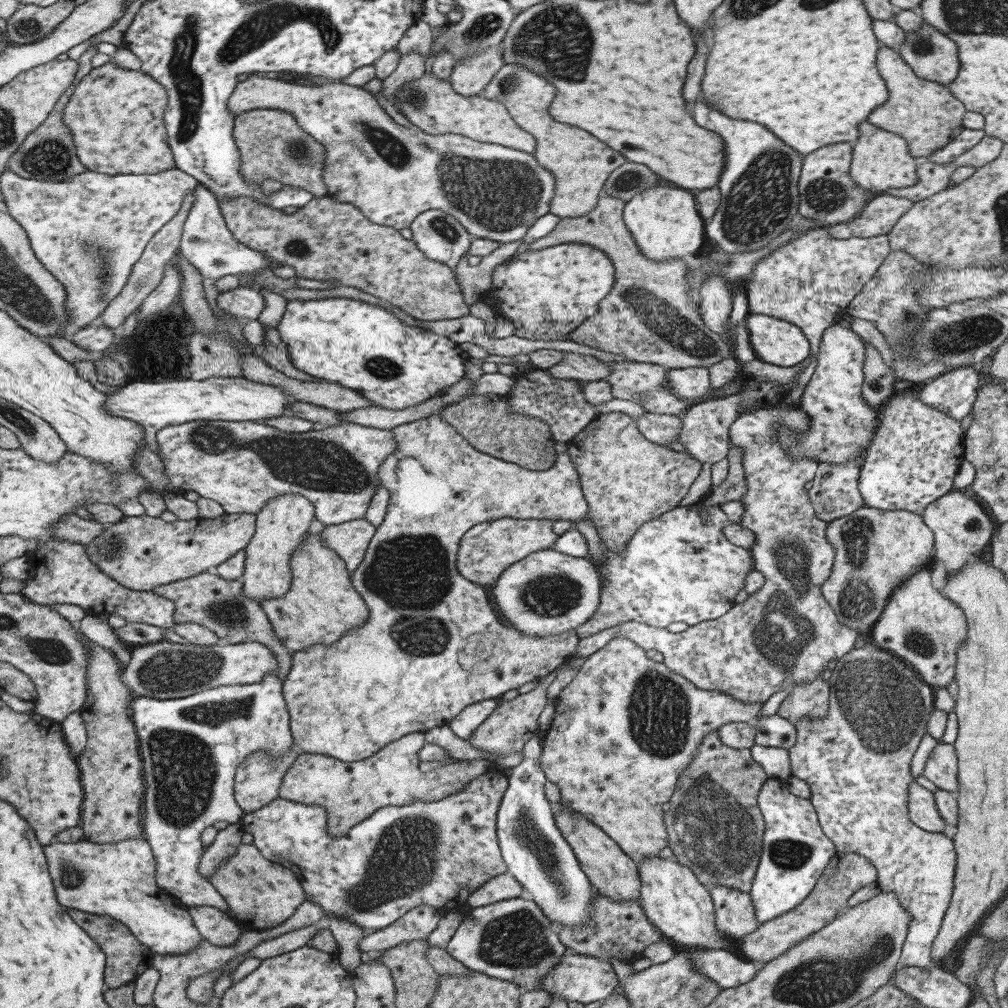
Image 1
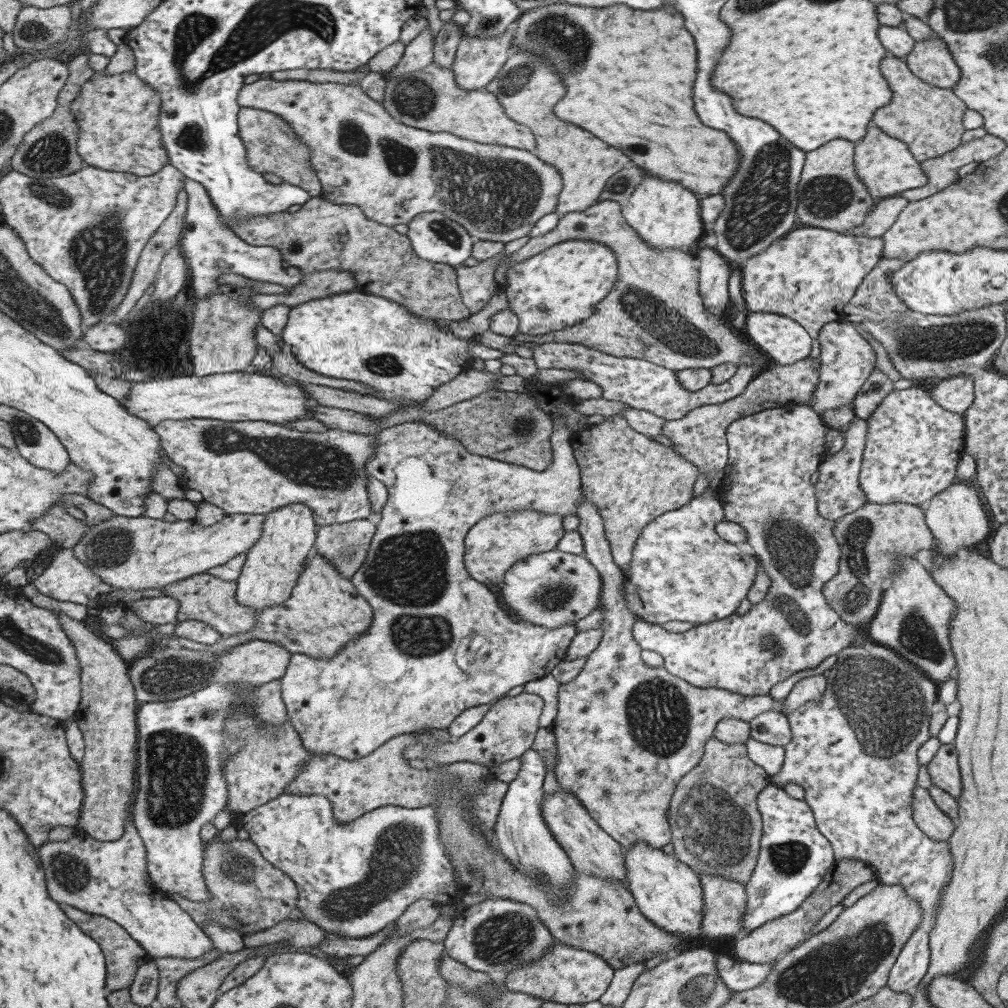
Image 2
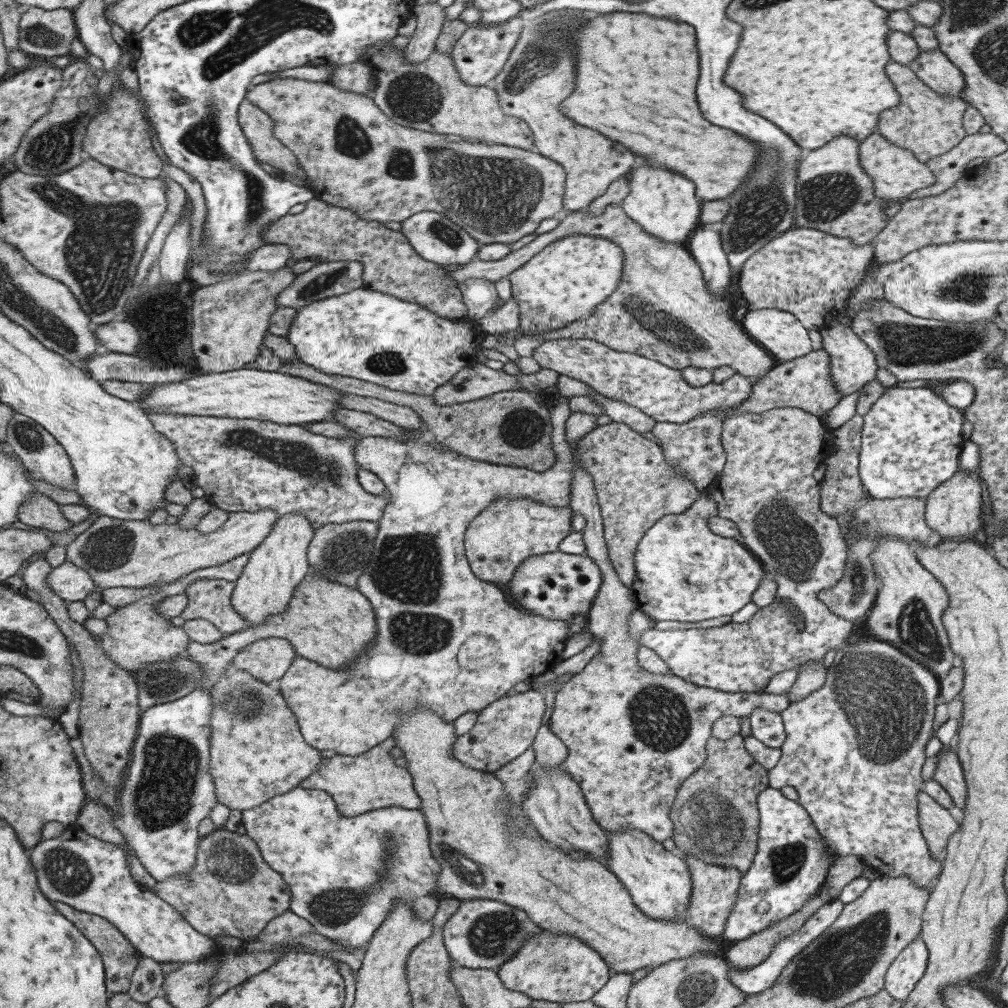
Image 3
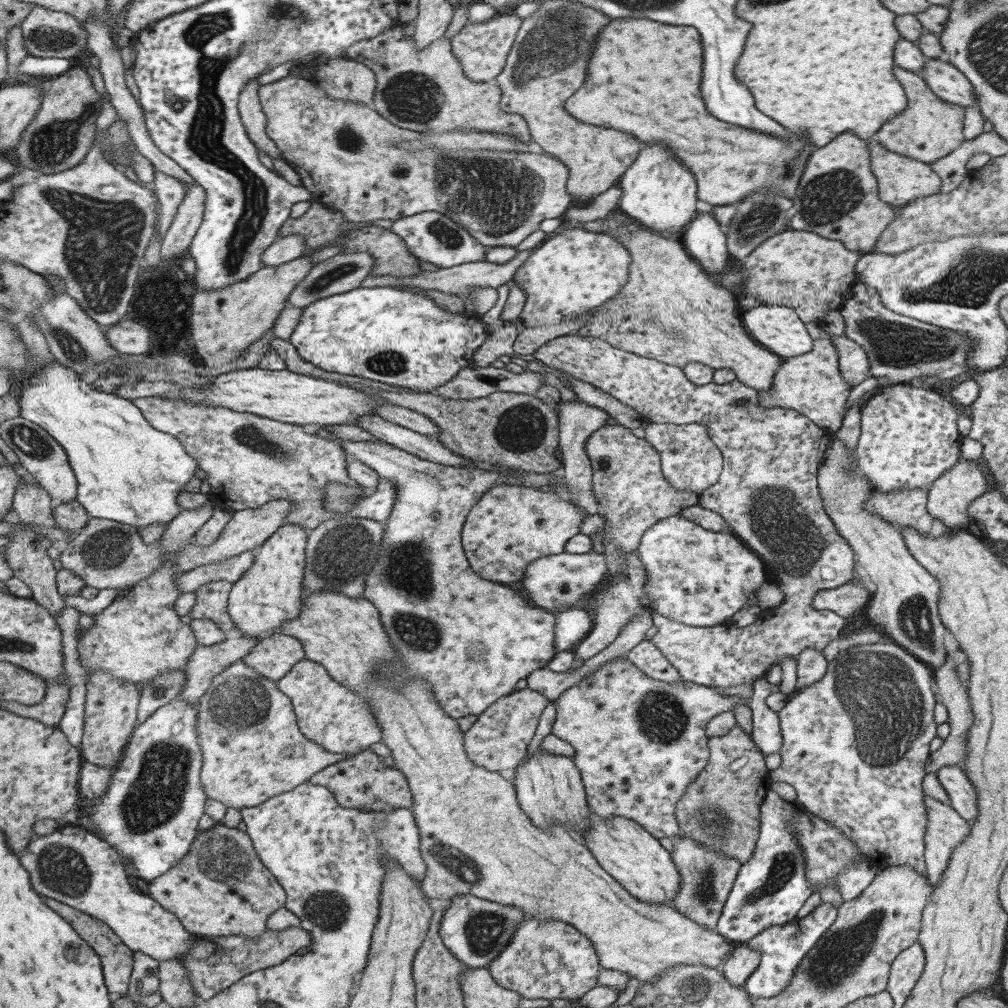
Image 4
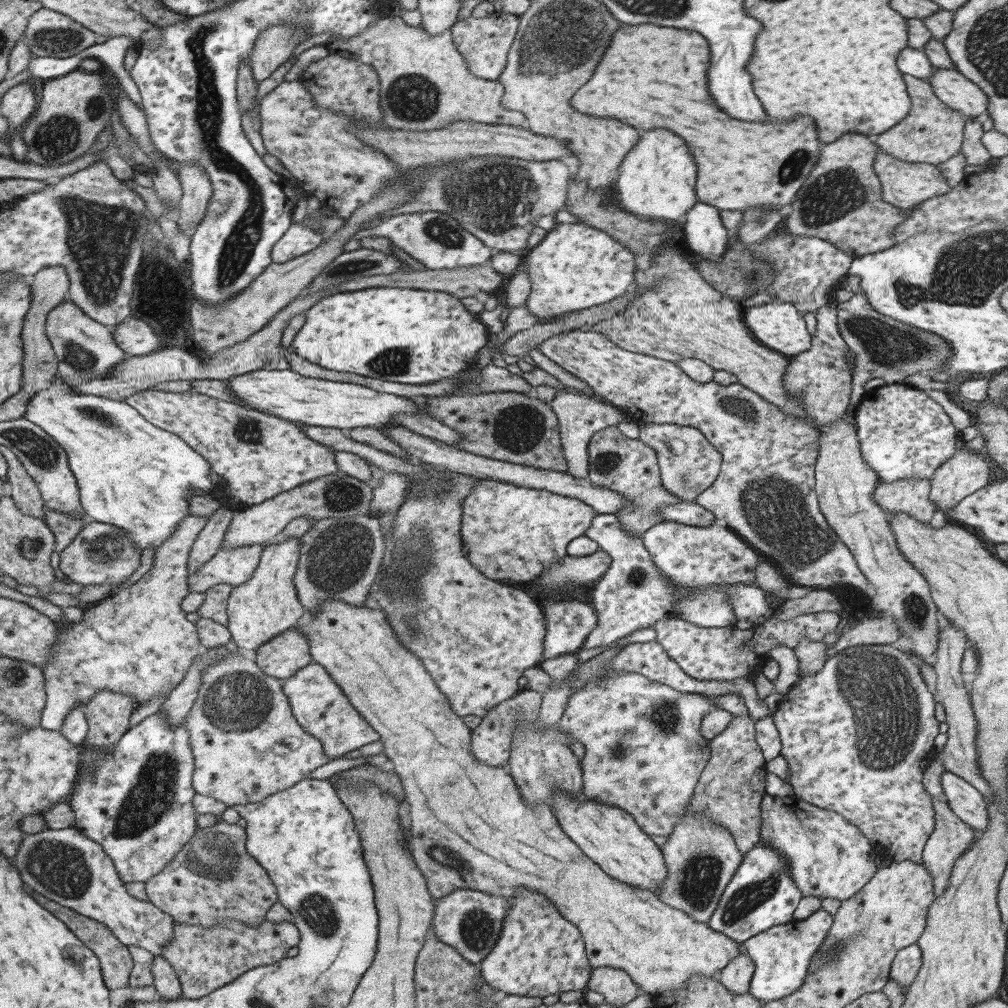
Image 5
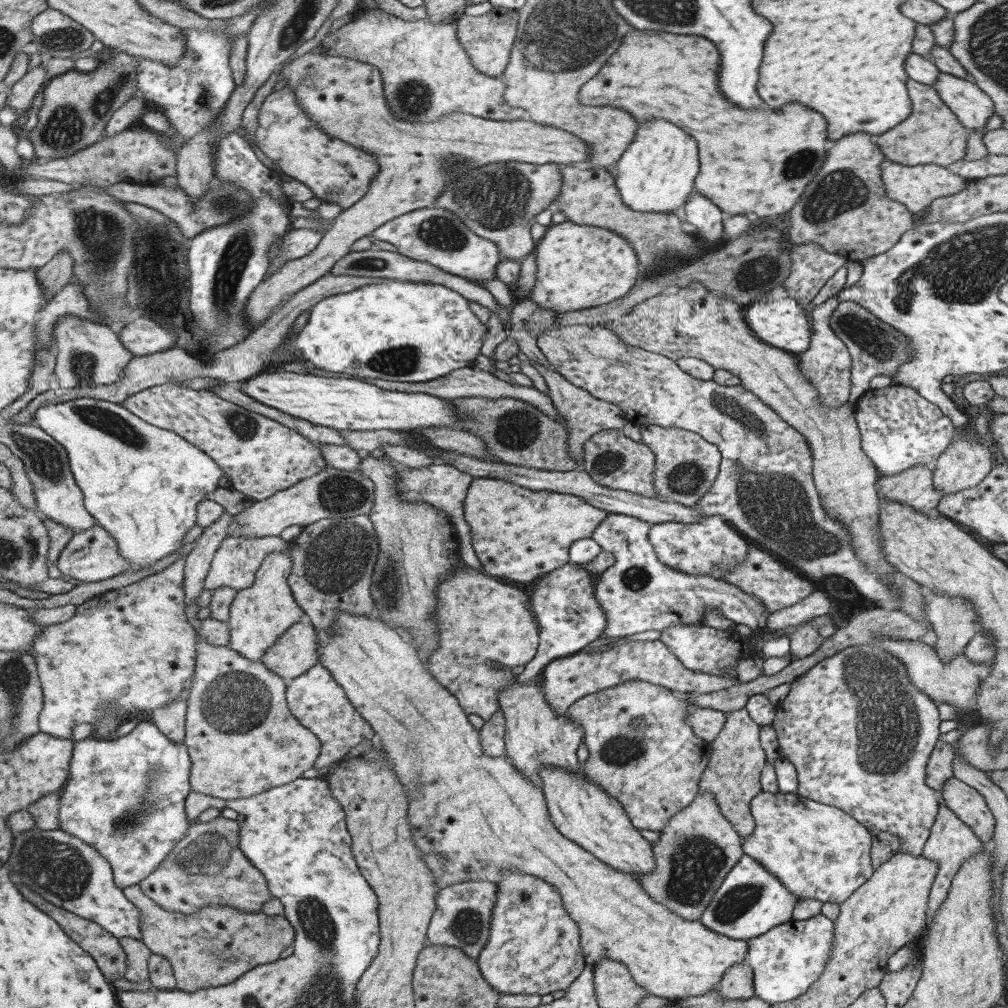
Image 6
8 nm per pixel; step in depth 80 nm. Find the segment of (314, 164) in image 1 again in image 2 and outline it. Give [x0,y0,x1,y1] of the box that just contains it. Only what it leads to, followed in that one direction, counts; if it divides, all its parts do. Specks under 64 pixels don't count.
[236,108,321,197]

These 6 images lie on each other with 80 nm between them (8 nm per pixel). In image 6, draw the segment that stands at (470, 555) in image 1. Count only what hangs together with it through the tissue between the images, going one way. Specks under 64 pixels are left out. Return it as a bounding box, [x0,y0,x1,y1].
[463,478,609,582]

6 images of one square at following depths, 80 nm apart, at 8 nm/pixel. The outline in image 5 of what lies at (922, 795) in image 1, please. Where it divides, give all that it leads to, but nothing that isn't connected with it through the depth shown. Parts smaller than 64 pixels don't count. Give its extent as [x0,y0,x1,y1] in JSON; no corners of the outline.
[922,798,978,896]

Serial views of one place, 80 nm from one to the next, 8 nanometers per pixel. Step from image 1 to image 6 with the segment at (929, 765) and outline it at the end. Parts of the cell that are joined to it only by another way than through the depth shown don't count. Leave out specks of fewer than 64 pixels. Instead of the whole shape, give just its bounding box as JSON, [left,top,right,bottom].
[940,776,995,844]

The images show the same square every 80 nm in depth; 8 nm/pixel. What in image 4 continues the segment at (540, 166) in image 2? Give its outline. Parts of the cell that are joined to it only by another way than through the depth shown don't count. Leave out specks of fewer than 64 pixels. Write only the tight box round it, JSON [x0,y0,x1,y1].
[256,77,572,249]

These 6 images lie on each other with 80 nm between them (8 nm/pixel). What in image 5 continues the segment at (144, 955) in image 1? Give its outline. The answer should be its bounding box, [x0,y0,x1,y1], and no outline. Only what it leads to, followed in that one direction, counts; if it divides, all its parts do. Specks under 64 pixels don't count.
[37,893,132,990]

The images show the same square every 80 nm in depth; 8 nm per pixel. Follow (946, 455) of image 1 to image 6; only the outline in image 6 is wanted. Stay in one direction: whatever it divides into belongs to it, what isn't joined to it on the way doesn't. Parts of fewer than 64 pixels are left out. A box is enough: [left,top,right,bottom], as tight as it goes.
[854,385,956,476]

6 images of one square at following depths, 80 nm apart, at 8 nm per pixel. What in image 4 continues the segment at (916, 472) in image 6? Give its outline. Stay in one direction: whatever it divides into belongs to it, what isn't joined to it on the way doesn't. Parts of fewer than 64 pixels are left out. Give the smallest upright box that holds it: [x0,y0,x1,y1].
[864,489,933,535]

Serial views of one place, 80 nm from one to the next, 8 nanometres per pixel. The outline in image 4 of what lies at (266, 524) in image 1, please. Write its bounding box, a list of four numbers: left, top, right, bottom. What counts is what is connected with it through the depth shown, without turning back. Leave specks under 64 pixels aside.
[227,523,307,642]

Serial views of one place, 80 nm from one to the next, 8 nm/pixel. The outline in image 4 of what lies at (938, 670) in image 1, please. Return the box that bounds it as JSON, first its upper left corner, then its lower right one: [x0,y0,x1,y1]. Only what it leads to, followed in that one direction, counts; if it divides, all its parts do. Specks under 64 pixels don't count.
[816,431,946,669]

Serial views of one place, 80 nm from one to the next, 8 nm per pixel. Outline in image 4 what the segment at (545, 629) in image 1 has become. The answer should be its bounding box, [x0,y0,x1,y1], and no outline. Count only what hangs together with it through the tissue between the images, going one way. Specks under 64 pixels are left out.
[520,551,608,614]

